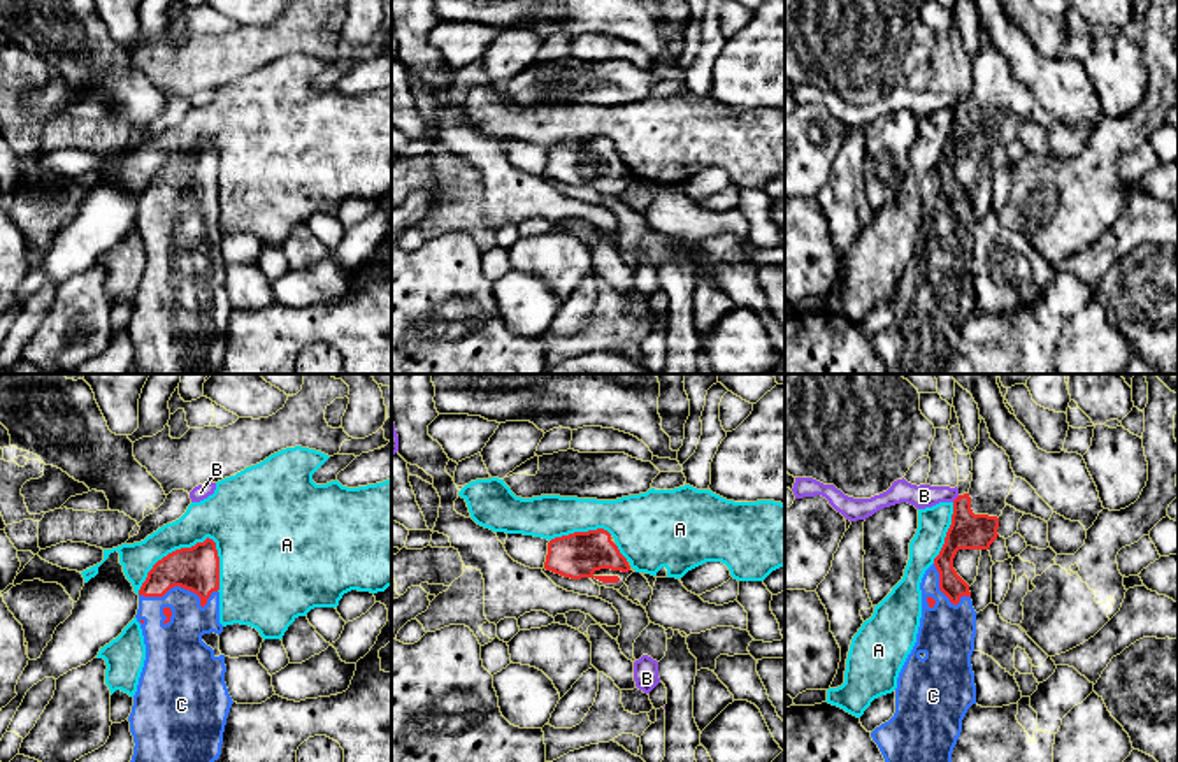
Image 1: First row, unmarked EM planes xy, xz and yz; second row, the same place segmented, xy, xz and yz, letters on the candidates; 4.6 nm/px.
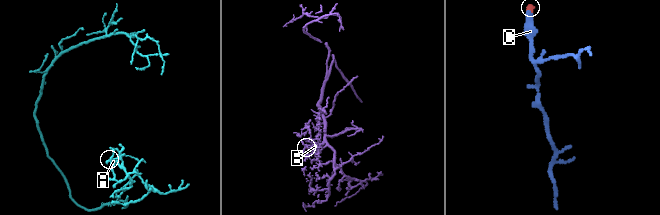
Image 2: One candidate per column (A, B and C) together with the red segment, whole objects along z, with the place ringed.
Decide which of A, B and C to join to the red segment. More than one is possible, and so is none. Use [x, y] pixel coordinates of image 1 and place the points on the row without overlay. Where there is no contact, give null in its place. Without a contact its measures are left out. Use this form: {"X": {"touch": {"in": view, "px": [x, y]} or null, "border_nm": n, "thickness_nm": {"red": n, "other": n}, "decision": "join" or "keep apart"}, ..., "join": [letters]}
{"A": {"touch": {"in": "xy", "px": [172, 158]}, "border_nm": 440, "thickness_nm": {"red": 200, "other": 190}, "decision": "keep apart"}, "B": {"touch": {"in": "yz", "px": [957, 104]}, "border_nm": 50, "thickness_nm": {"red": 170, "other": 110}, "decision": "keep apart"}, "C": {"touch": {"in": "xy", "px": [181, 194]}, "border_nm": 360, "thickness_nm": {"red": 200, "other": 200}, "decision": "join"}, "join": ["C"]}

